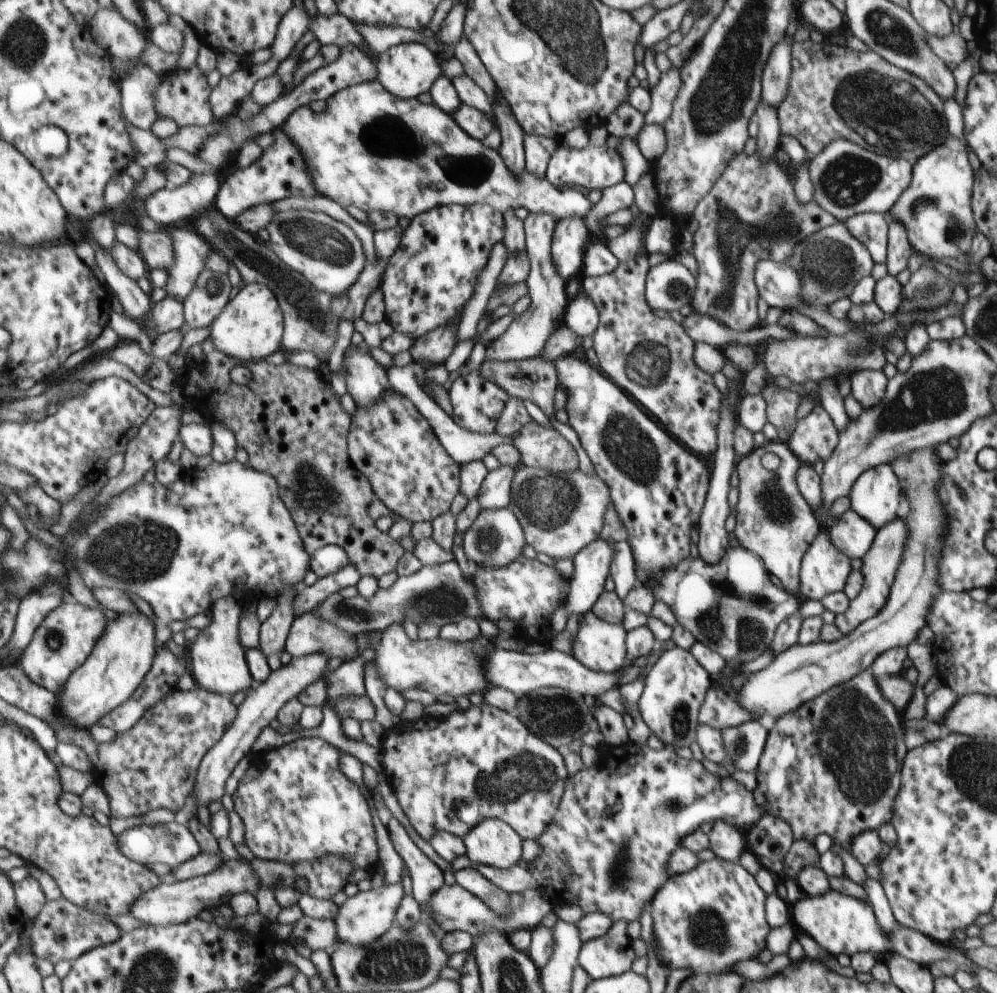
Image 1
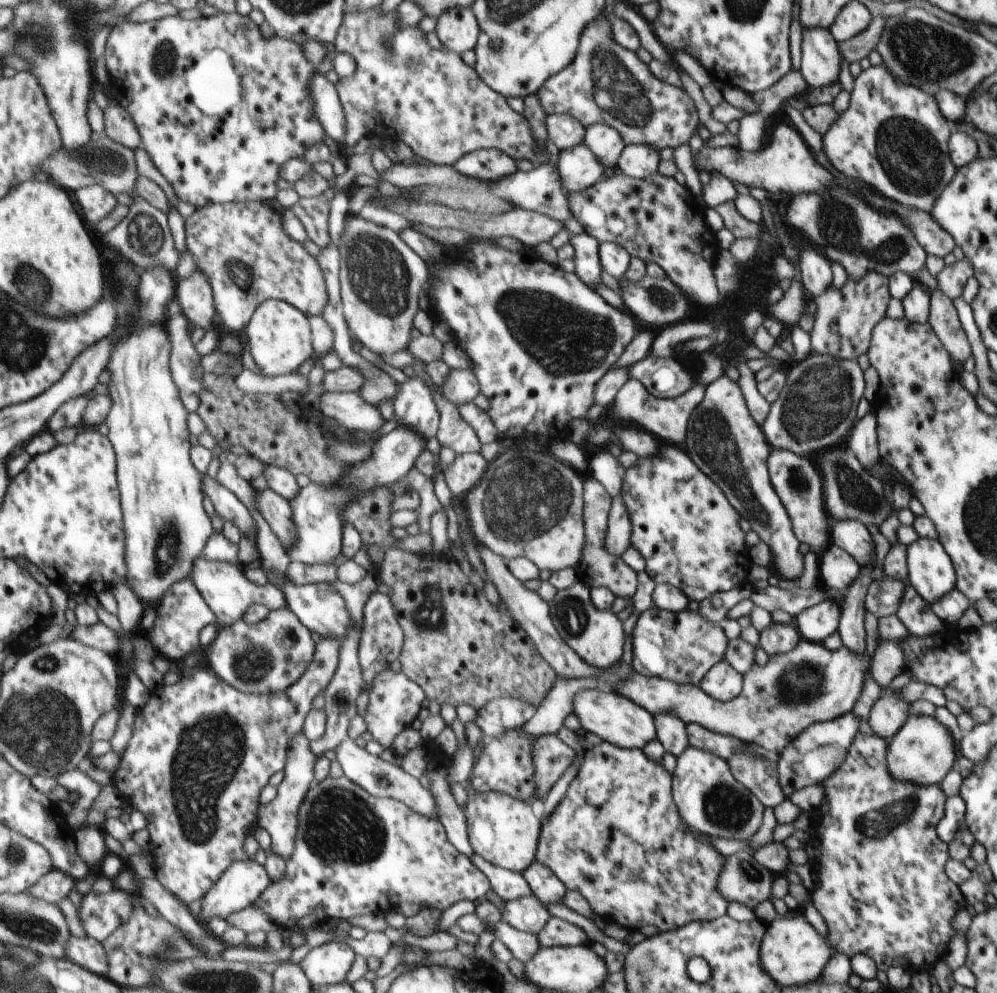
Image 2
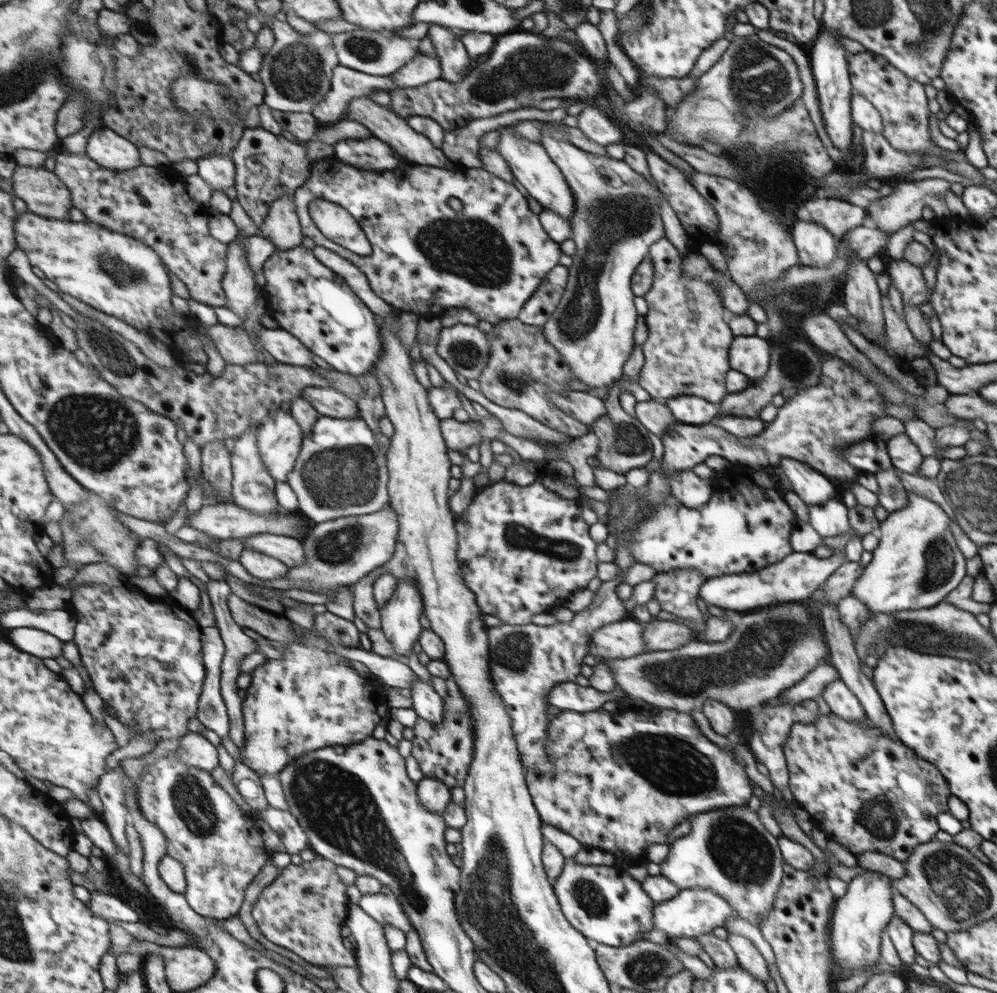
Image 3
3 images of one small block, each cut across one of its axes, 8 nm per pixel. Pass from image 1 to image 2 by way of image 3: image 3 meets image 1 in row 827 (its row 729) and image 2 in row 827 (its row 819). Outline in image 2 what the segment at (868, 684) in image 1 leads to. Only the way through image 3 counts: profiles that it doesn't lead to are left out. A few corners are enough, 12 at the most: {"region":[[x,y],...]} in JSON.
{"region":[[858,733],[821,784],[828,943],[929,973],[958,910],[939,785]]}

